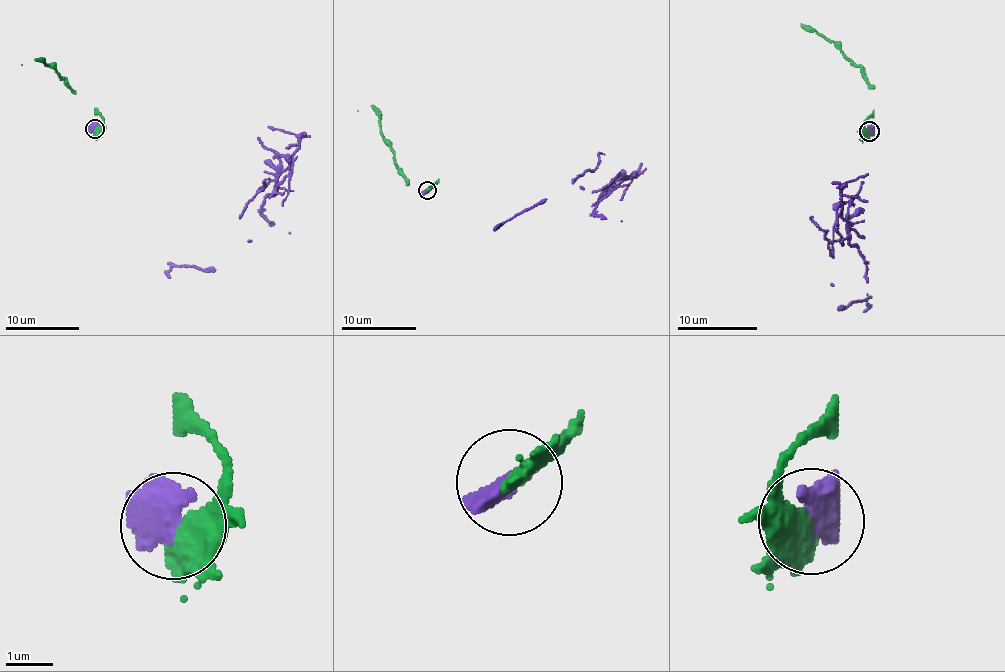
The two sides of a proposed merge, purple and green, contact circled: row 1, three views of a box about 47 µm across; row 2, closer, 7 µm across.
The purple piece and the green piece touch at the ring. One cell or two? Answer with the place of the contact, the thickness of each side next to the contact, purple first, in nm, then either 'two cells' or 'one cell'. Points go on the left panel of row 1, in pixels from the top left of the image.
at (94, 128); 650 nm thick on the purple side, 360 nm on the other; two cells

